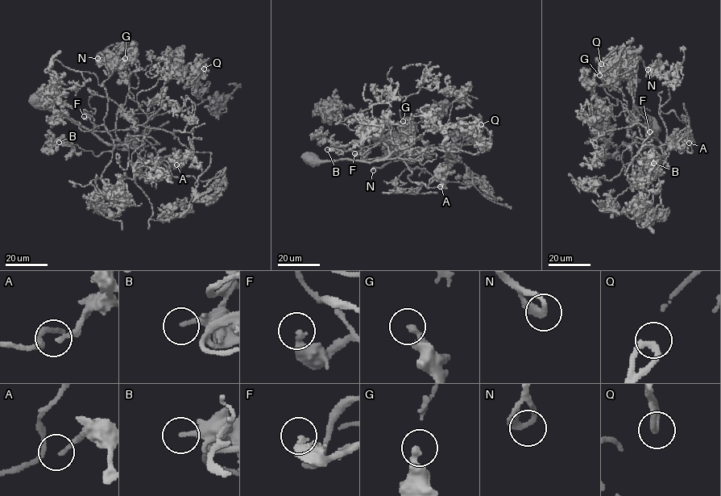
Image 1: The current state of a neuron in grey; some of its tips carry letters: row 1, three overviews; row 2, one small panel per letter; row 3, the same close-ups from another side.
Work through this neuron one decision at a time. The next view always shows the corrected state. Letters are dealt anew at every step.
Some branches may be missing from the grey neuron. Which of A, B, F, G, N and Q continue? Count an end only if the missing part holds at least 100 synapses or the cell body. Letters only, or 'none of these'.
F

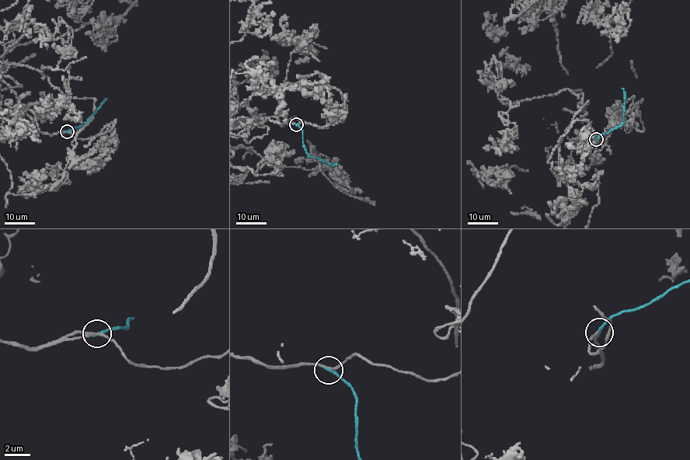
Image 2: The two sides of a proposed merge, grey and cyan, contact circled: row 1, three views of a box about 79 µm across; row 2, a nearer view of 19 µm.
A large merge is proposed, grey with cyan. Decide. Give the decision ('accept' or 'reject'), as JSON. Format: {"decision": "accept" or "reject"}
{"decision": "accept"}

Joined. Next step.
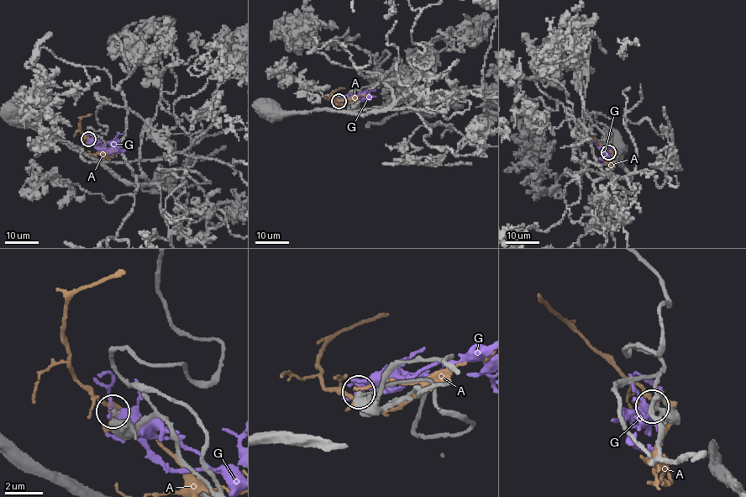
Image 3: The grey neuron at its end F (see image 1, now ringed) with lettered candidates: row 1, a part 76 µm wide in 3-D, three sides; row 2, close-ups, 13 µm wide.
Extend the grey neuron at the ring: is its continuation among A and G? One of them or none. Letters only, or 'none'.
none

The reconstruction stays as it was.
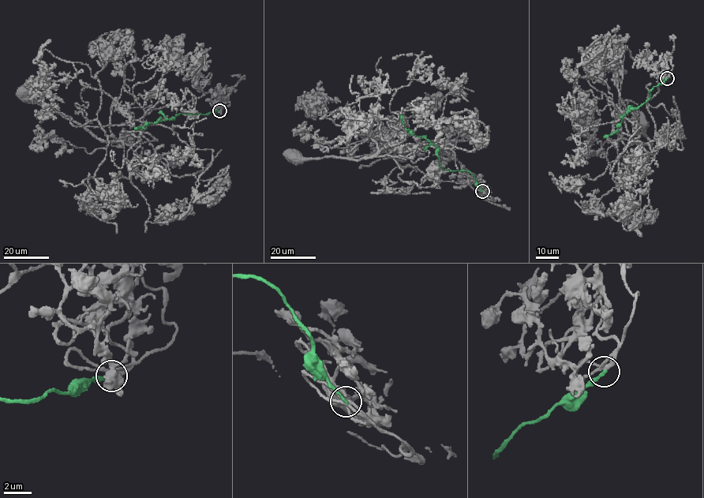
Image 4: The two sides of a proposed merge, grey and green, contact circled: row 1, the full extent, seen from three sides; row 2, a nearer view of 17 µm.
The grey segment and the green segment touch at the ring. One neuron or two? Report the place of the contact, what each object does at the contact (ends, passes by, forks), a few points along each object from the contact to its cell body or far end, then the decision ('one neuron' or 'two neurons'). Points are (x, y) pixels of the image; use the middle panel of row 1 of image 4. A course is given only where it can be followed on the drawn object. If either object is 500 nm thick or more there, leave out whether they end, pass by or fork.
at (482, 191); grey forks there; green ends there; grey runs (482, 191), (376, 155), (396, 132), (411, 134), (418, 147), (382, 156), (291, 154); green runs (482, 191), (470, 172), (443, 170), (439, 164), (438, 148), (425, 138), (412, 135), (405, 128), (400, 114); two neurons

